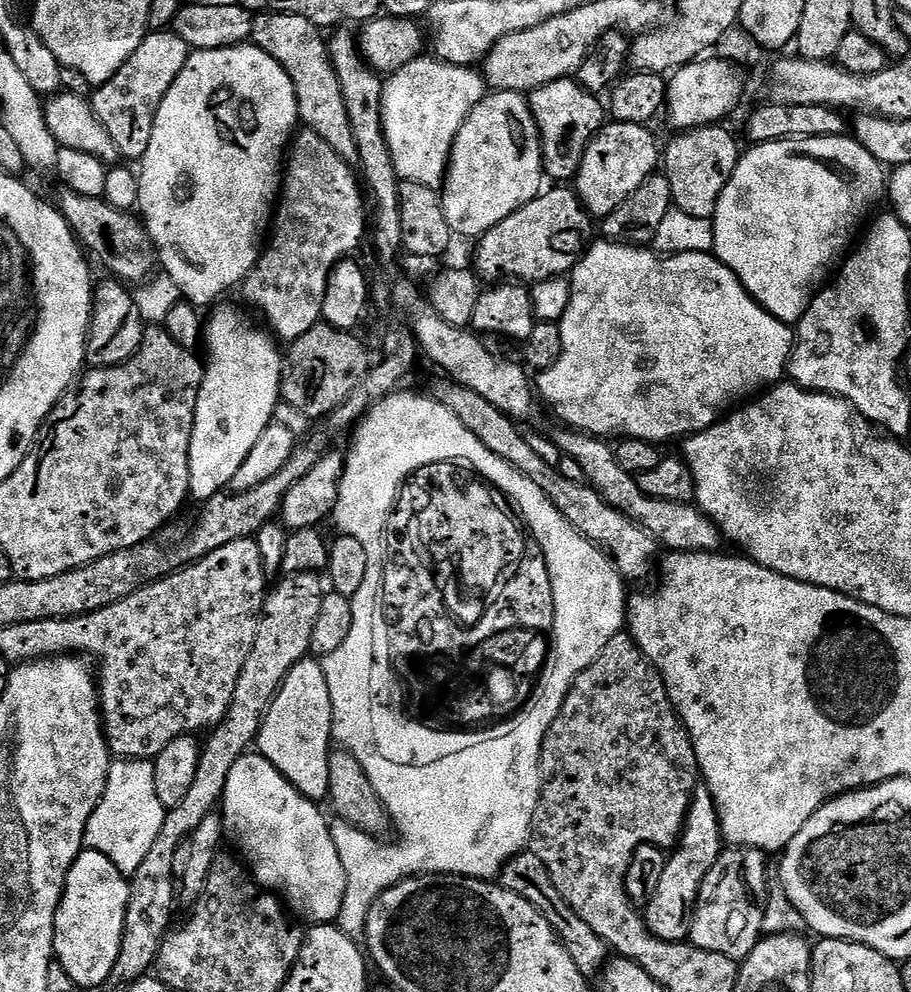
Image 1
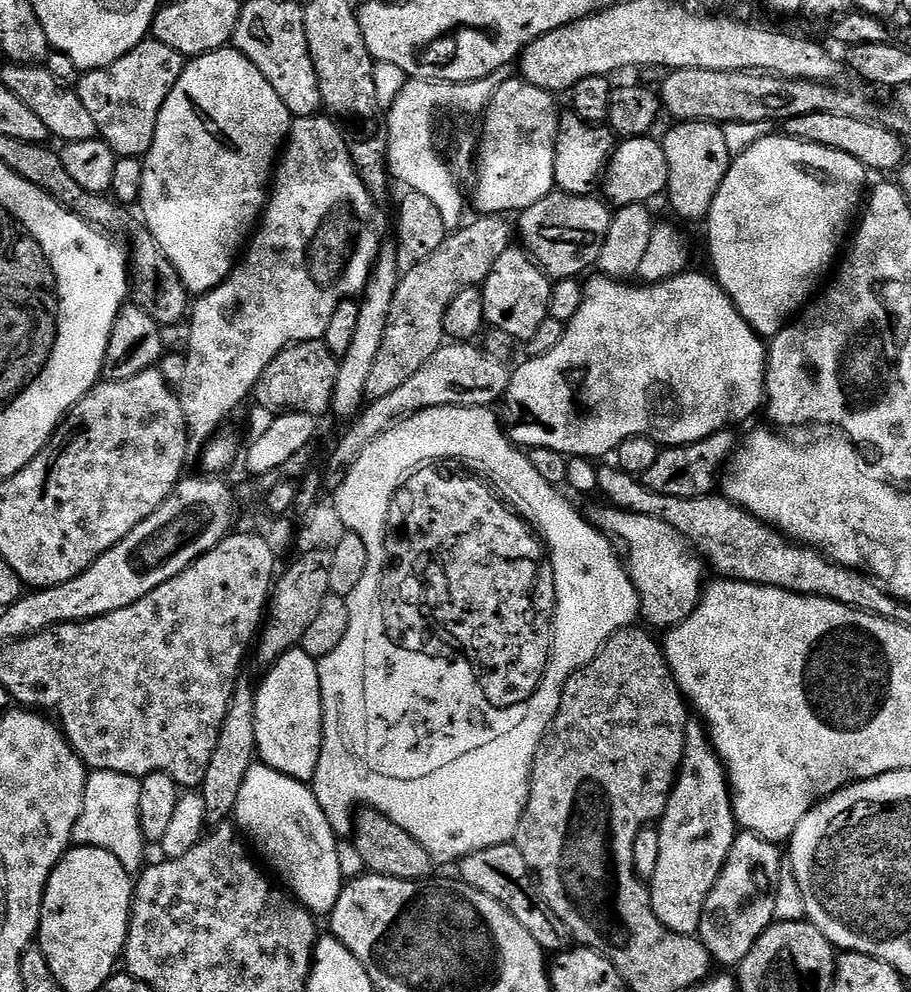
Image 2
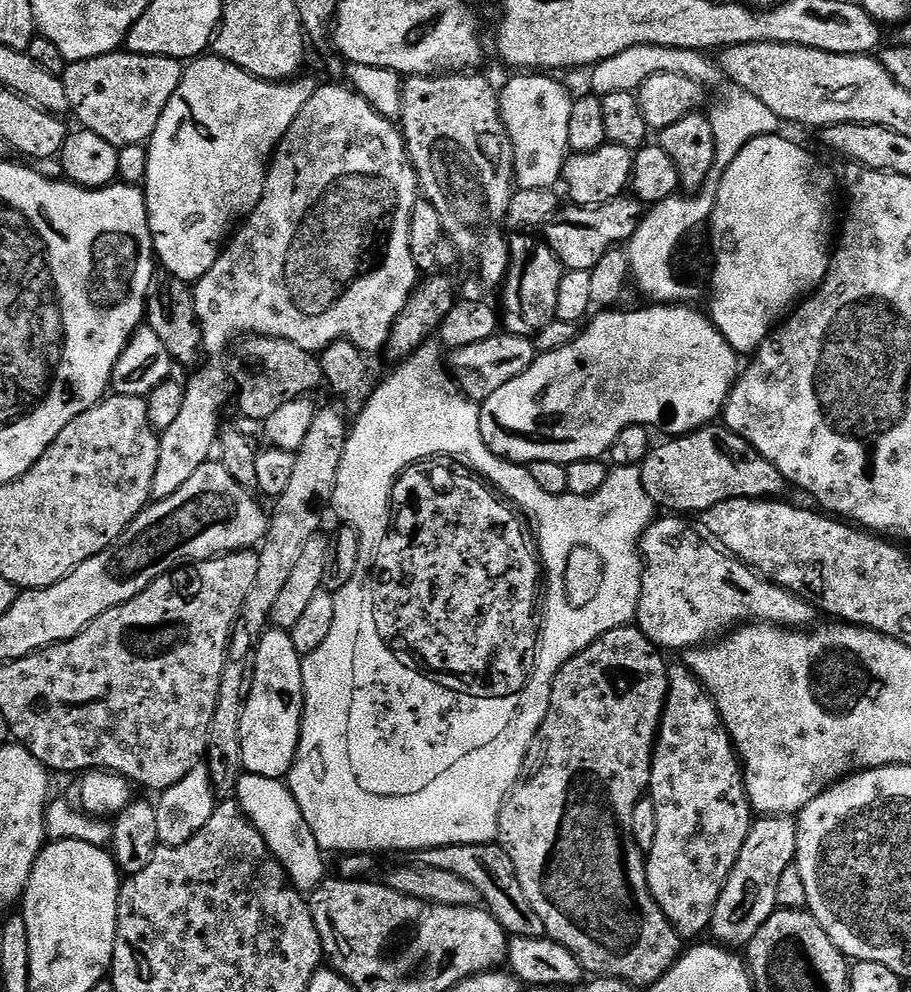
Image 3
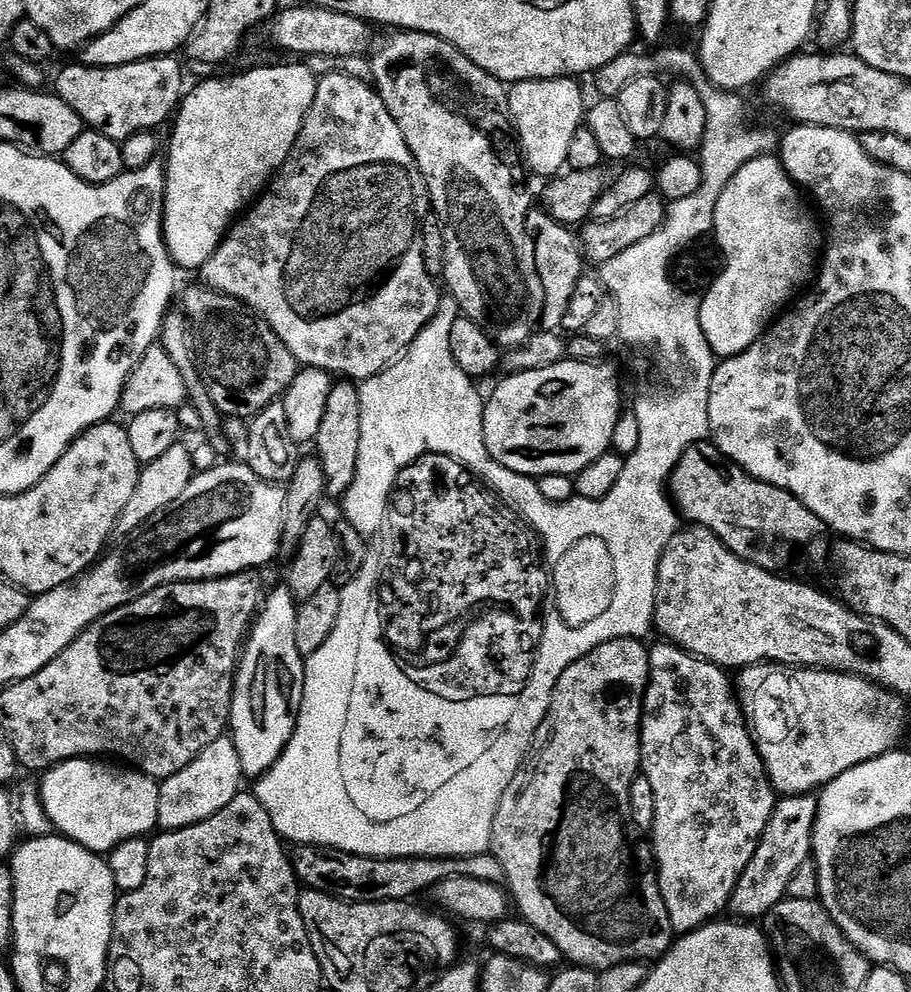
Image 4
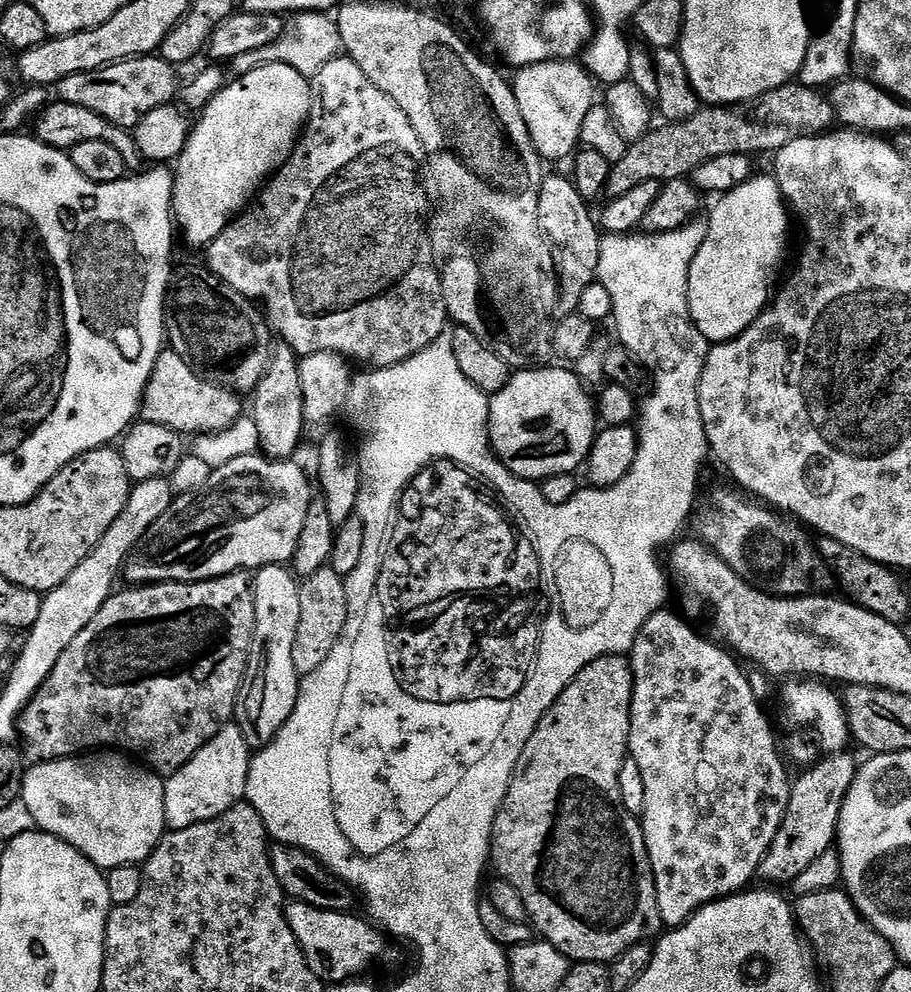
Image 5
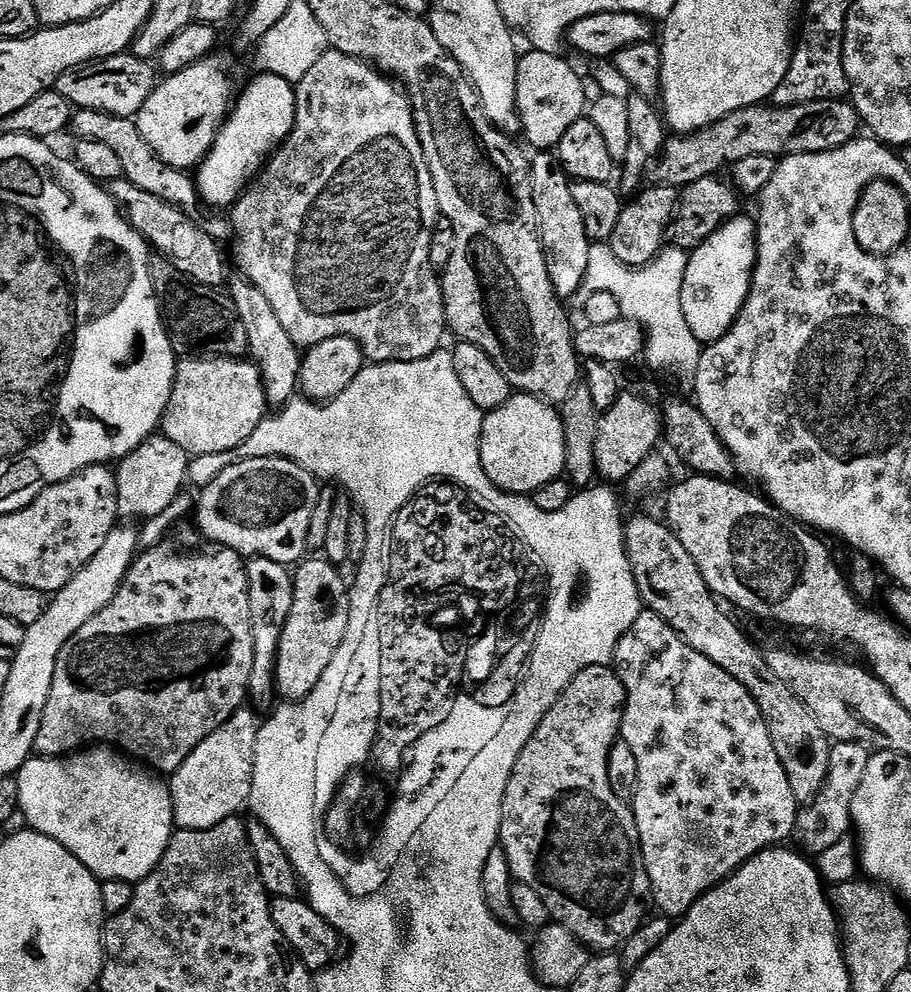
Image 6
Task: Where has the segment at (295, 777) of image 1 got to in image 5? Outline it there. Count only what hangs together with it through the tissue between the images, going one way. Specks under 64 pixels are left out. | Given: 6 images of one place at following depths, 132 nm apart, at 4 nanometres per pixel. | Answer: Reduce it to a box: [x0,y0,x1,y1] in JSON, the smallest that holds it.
[234,564,302,750]

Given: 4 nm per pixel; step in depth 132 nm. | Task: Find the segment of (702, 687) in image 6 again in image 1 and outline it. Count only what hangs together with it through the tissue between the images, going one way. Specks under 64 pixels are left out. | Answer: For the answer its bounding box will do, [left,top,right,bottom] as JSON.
[642,787,726,944]

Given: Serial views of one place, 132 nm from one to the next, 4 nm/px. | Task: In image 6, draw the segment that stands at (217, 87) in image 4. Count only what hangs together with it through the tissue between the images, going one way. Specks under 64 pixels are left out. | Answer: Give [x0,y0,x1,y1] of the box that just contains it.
[194,74,296,210]

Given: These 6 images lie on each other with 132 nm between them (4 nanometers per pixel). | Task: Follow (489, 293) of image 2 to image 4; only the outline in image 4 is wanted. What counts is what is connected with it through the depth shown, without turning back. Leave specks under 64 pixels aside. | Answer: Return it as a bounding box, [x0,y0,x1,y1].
[528,210,586,332]

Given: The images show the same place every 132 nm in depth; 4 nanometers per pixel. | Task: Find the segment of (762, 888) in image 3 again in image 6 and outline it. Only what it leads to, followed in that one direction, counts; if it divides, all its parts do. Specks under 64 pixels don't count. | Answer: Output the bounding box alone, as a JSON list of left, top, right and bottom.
[791,742,870,858]

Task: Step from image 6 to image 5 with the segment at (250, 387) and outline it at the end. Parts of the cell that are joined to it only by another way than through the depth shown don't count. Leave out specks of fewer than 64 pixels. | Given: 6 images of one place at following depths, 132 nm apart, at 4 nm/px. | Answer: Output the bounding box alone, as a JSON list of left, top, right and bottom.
[138,350,240,434]

